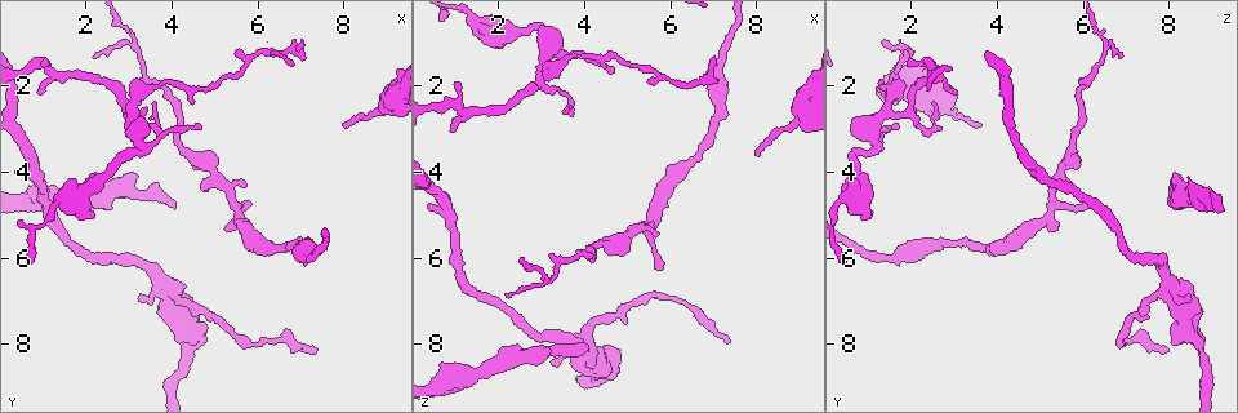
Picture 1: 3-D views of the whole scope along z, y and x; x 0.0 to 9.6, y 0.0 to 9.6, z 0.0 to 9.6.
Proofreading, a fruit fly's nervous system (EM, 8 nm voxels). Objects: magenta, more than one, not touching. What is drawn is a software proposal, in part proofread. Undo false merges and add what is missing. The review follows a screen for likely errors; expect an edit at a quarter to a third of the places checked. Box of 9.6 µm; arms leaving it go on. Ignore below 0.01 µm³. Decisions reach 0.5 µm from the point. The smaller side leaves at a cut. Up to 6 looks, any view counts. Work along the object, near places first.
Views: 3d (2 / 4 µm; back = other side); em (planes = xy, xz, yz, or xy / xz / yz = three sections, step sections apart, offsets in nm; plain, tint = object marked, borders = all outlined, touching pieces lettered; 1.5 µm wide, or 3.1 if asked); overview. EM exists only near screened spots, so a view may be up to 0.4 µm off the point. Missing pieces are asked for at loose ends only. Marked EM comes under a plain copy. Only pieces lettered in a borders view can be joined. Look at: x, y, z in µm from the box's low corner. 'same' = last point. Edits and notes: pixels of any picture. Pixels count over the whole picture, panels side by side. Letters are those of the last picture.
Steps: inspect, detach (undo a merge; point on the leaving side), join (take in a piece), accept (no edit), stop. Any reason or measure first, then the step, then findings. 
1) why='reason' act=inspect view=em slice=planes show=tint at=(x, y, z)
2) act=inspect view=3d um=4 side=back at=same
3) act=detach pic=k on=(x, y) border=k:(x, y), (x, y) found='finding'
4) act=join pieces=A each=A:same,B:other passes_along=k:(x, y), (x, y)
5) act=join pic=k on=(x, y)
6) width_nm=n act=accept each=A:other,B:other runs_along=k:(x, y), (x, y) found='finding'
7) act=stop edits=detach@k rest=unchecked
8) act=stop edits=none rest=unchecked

act=inspect view=em slice=xz step=8 show=borders at=(7.95, 2.90, 3.70)

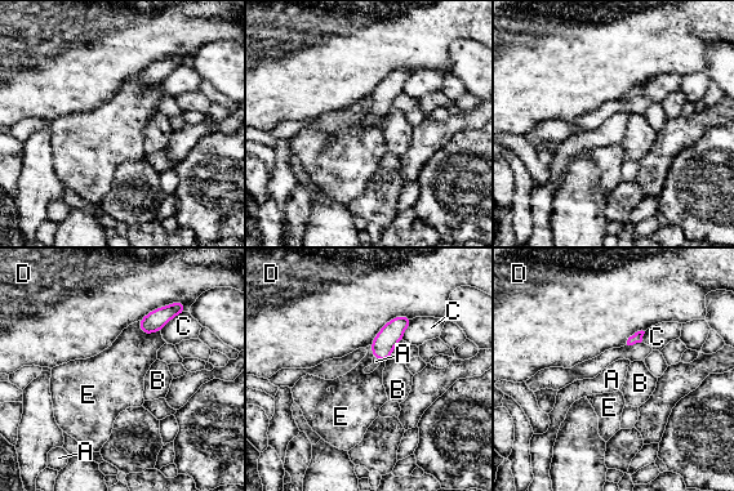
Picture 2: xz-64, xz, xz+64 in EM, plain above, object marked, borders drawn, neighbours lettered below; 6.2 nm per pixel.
act=join pieces=A each=A:same,B:other,C:other,D:other,E:other passes_along=2:(385, 342), (378, 357), (376, 361) found='the neuron continues'

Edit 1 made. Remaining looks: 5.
act=inspect view=overview

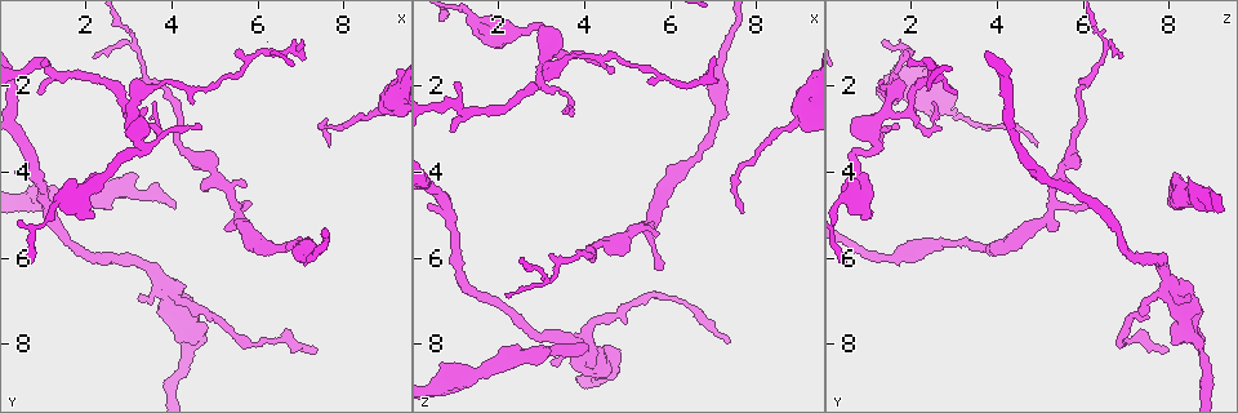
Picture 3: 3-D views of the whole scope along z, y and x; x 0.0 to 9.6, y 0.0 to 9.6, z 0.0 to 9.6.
why='branch point' act=inspect view=3d um=2 at=(5.50, 4.75, 5.30)

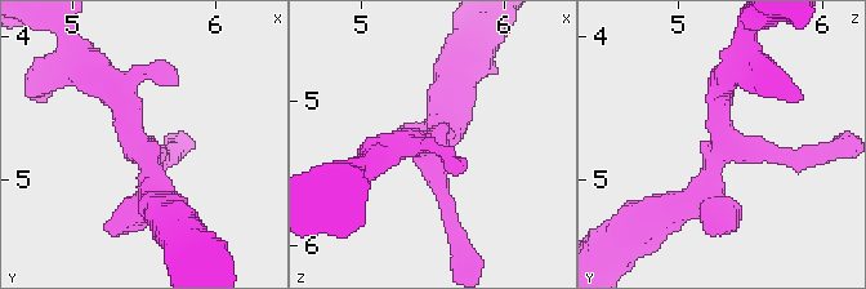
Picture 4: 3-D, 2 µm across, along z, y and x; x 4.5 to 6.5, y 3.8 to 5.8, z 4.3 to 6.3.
act=inspect view=em slice=planes show=borders at=(5.50, 4.78, 5.32)

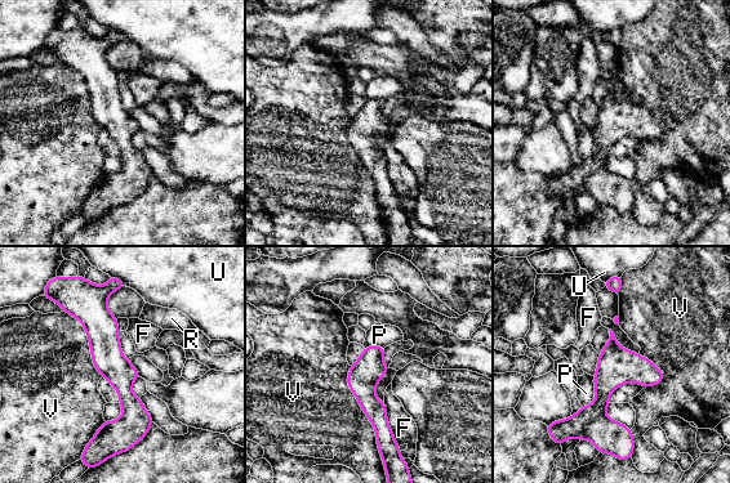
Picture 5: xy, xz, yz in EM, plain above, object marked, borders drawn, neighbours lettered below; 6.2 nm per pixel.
width_nm=190 act=accept each=F:other,P:other,R:other,U:other,V:other found='one neuron here'

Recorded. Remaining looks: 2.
act=stop edits=join@2 rest=unchecked

